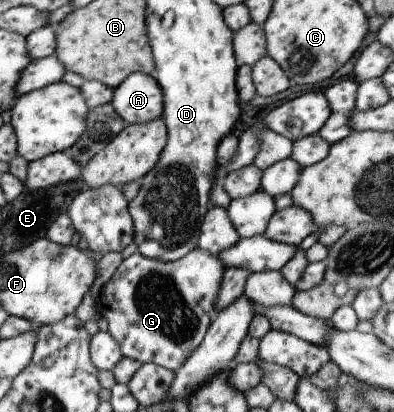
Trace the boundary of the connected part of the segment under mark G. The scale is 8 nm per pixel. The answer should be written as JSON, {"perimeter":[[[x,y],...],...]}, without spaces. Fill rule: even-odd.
{"perimeter":[[[198,248],[192,249],[177,261],[159,261],[143,257],[139,252],[122,260],[116,273],[101,290],[98,314],[108,323],[108,335],[118,343],[122,358],[153,364],[172,372],[182,366],[202,342],[204,333],[214,315],[214,299],[225,271],[216,255]]]}

